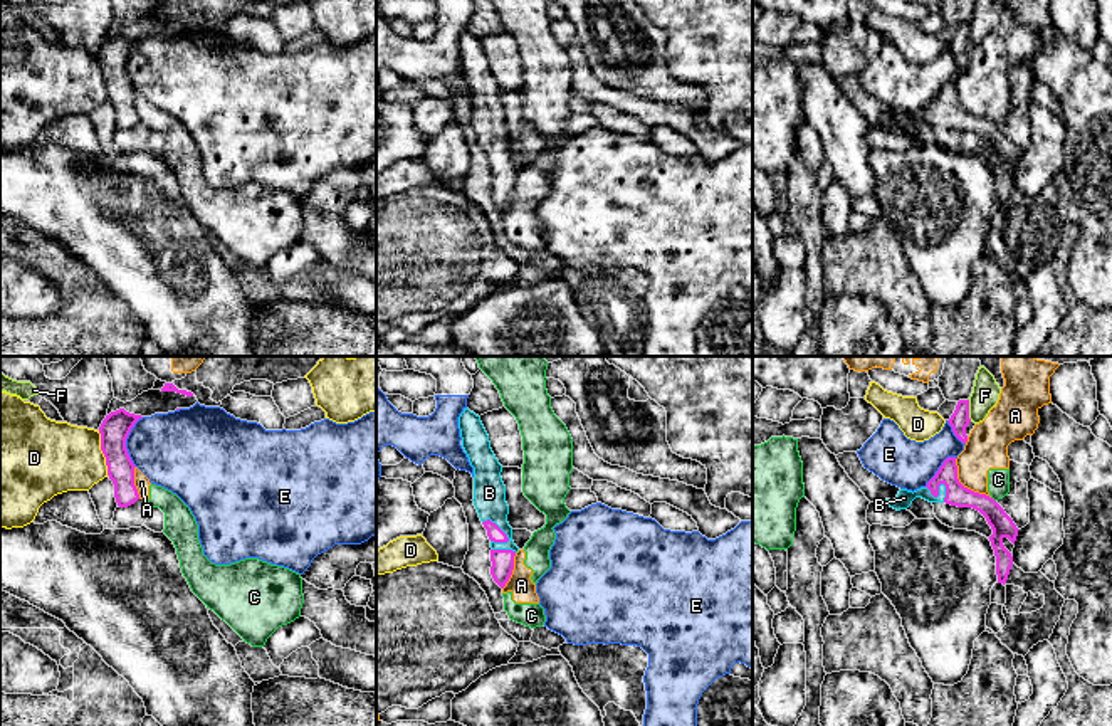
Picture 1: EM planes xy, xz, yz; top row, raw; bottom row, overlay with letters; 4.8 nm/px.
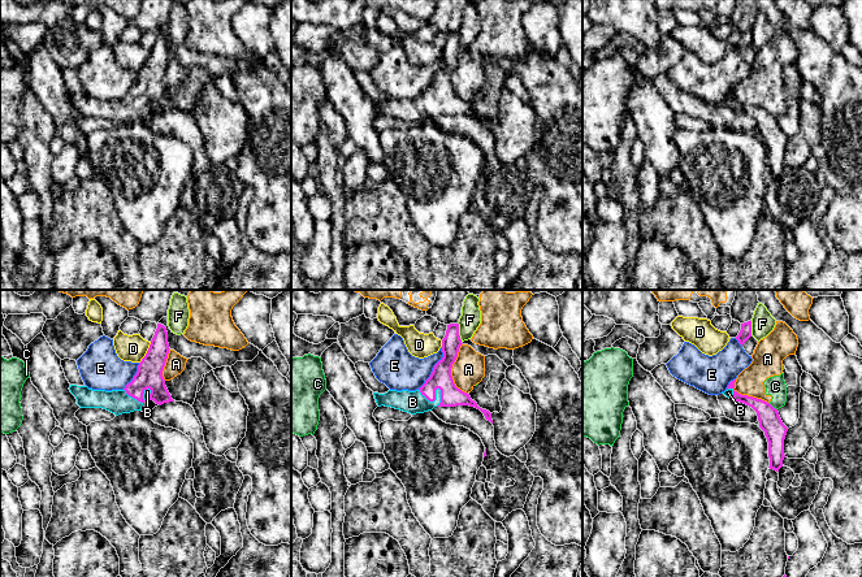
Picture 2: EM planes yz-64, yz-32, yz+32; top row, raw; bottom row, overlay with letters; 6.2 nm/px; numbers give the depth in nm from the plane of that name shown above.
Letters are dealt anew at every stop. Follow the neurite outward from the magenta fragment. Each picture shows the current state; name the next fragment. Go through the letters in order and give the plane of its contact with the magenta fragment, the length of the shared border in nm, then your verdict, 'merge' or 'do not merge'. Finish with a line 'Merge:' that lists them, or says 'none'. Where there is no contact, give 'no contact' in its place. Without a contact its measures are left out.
A: contact in yz; length 260 nm; do not merge
B: contact in xz; length 160 nm; merge
C: contact in yz; length 40 nm; do not merge
D: contact in xy; length 220 nm; do not merge
E: contact in xy; length 240 nm; do not merge
F: contact in yz; length 110 nm; do not merge
Merge: B

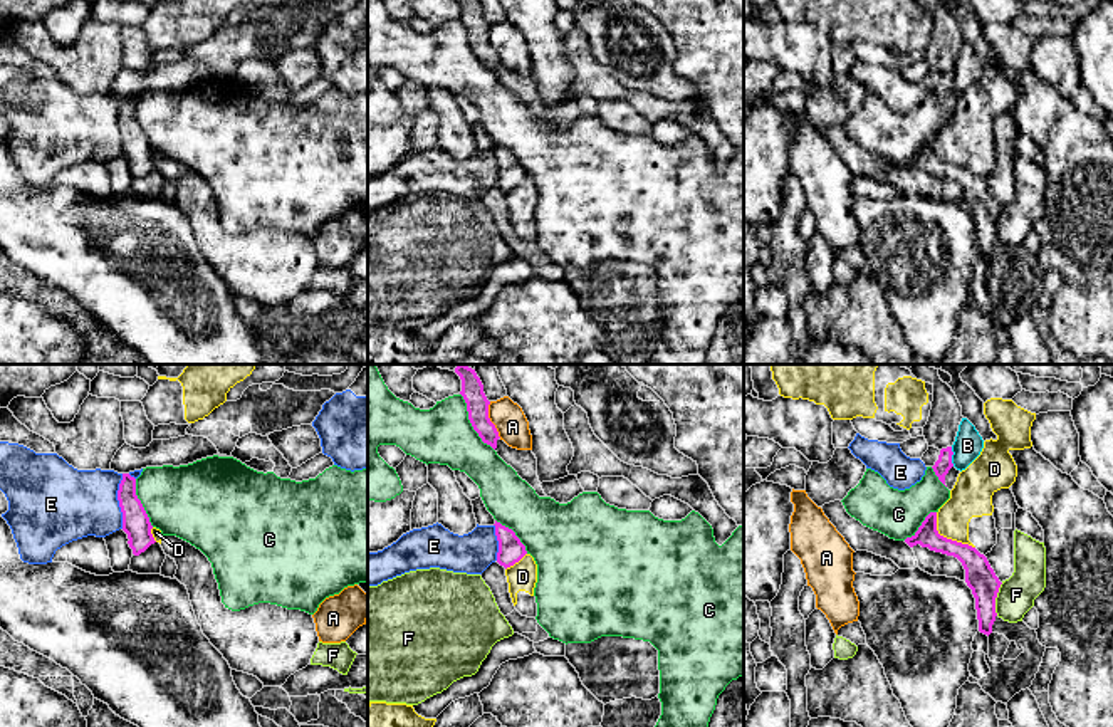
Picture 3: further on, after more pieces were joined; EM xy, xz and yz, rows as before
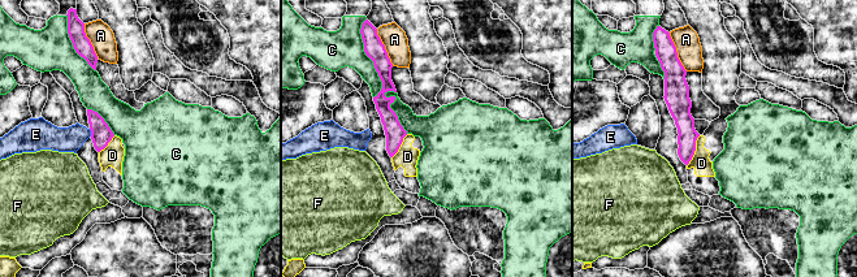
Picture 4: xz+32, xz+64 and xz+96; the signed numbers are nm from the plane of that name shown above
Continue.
A: contact in xz; length 190 nm; do not merge
B: contact in yz; length 100 nm; do not merge
C: contact in xz; length 320 nm; do not merge
D: contact in yz; length 260 nm; do not merge
E: contact in xy; length 260 nm; do not merge
F: contact in yz; length 160 nm; do not merge
Merge: none

